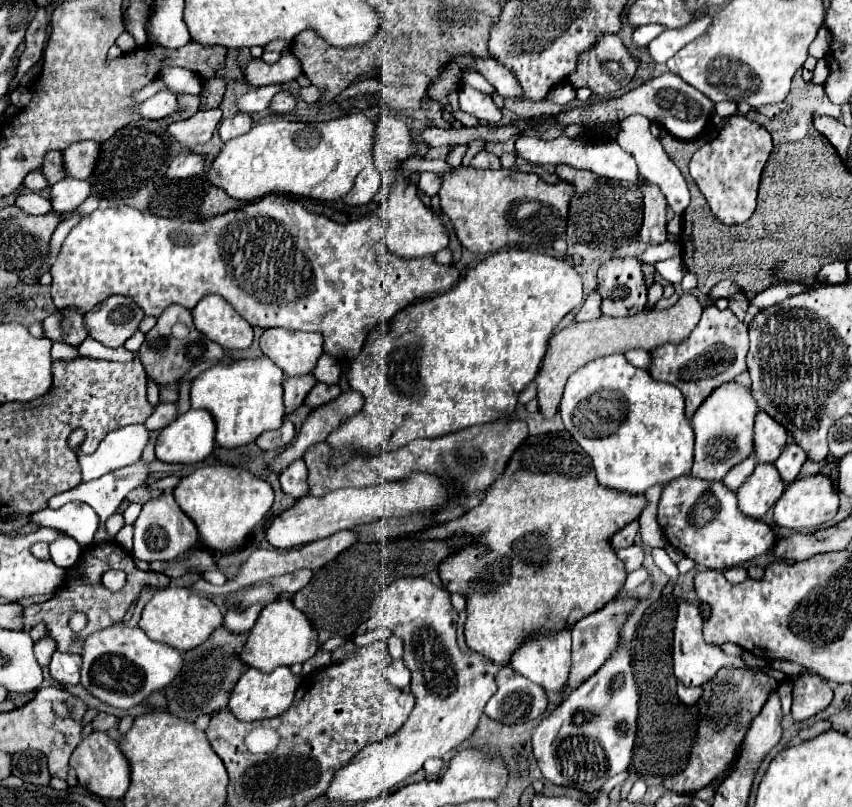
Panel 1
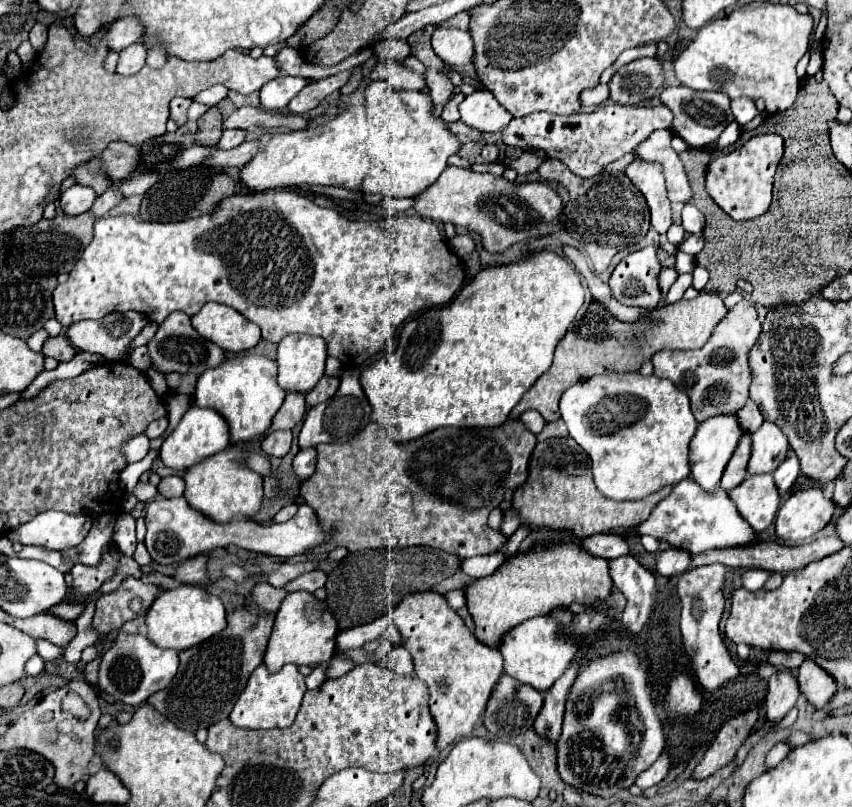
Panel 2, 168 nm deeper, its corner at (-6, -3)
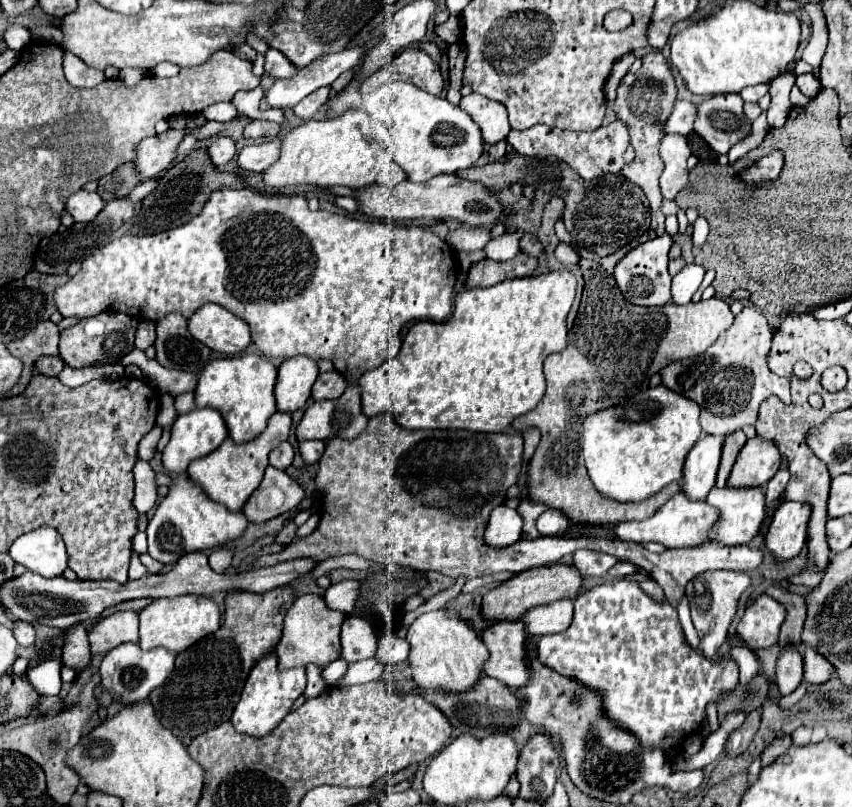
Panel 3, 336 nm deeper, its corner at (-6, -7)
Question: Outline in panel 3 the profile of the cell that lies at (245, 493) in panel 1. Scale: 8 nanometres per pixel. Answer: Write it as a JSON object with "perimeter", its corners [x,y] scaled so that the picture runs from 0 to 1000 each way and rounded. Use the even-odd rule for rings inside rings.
{"perimeter":[[[322,512],[315,522],[315,529],[298,544],[286,551],[275,551],[275,546],[268,542],[256,559],[249,559],[246,564],[230,569],[221,579],[221,591],[225,599],[235,601],[237,608],[254,623],[261,623],[268,633],[284,633],[293,613],[305,603],[310,581],[315,576],[315,561],[326,554],[331,546],[338,544],[343,529],[343,514],[340,512]]]}

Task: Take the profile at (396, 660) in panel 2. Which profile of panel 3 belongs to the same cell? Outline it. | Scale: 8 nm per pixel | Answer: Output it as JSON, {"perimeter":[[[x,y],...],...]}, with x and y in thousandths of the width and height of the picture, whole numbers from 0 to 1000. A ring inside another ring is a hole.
{"perimeter":[[[453,779],[453,782],[446,784],[441,814],[444,814],[444,819],[448,819],[453,827],[479,819],[479,809],[481,809],[479,794],[465,789],[460,779]]]}

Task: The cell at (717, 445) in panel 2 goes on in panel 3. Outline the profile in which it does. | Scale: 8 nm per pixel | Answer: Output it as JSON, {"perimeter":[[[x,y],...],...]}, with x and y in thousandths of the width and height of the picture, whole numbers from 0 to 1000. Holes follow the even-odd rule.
{"perimeter":[[[826,537],[810,556],[803,574],[803,611],[810,618],[824,621],[838,603],[847,569],[847,549],[850,542]]]}

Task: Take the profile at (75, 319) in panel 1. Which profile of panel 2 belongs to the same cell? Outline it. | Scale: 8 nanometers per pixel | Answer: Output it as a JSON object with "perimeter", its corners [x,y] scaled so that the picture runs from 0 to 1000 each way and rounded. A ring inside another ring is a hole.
{"perimeter":[[[66,415],[66,418],[59,418],[52,430],[49,430],[49,437],[54,442],[63,442],[66,447],[82,447],[87,440],[89,440],[89,432],[82,430],[82,425],[77,425],[77,418],[75,415]]]}

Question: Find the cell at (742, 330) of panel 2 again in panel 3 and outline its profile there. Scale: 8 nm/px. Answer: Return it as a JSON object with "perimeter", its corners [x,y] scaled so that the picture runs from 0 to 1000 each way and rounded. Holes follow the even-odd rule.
{"perimeter":[[[873,380],[864,390],[859,405],[854,405],[831,435],[784,450],[775,460],[777,477],[822,502],[822,527],[829,537],[857,539],[873,527],[885,527],[890,502],[901,489],[913,489],[918,497],[927,497],[927,472],[908,465],[899,452],[904,423],[906,408],[894,385]]]}

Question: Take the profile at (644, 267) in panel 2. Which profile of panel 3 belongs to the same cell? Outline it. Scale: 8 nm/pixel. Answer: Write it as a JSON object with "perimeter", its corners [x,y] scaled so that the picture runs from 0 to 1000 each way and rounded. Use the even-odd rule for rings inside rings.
{"perimeter":[[[775,291],[770,296],[763,296],[746,309],[742,309],[735,318],[730,318],[721,333],[721,346],[725,351],[725,358],[735,368],[737,375],[744,378],[758,378],[758,380],[770,380],[770,378],[782,378],[786,375],[786,341],[784,341],[784,311],[789,306],[789,294],[786,291]]]}

